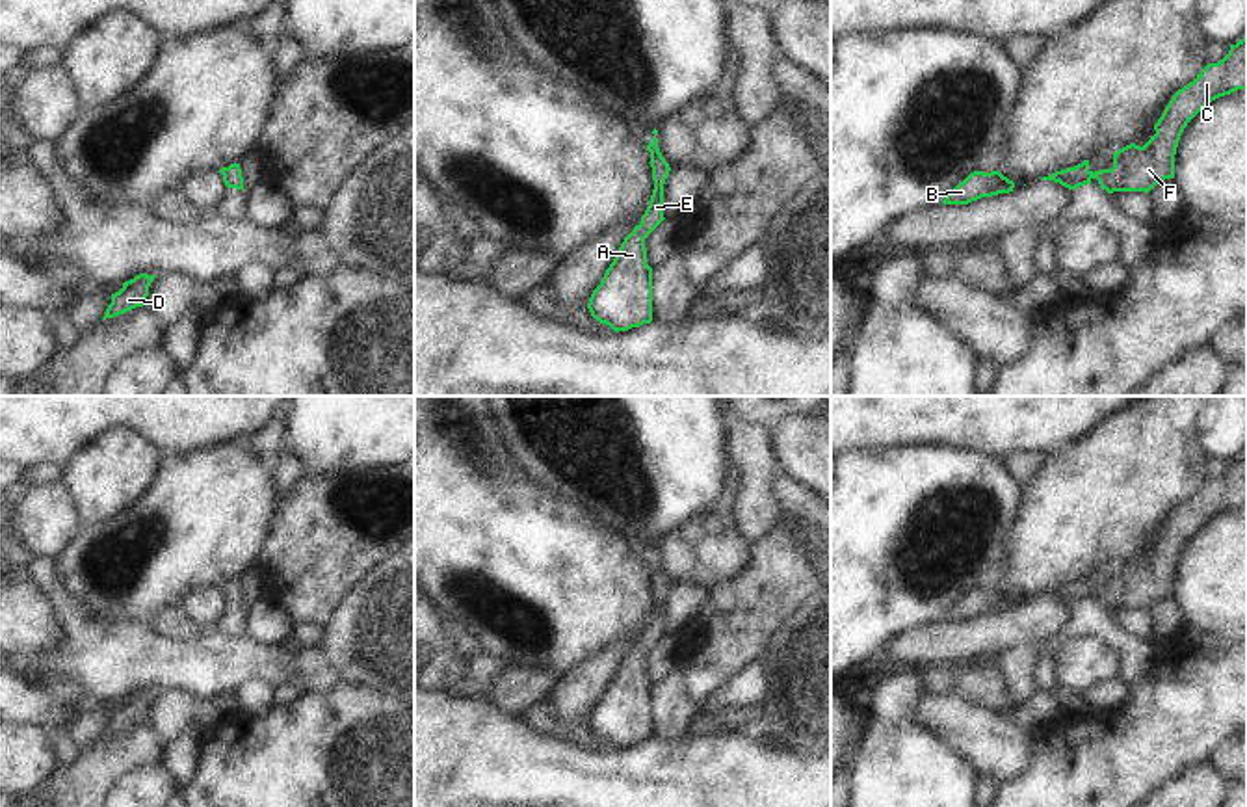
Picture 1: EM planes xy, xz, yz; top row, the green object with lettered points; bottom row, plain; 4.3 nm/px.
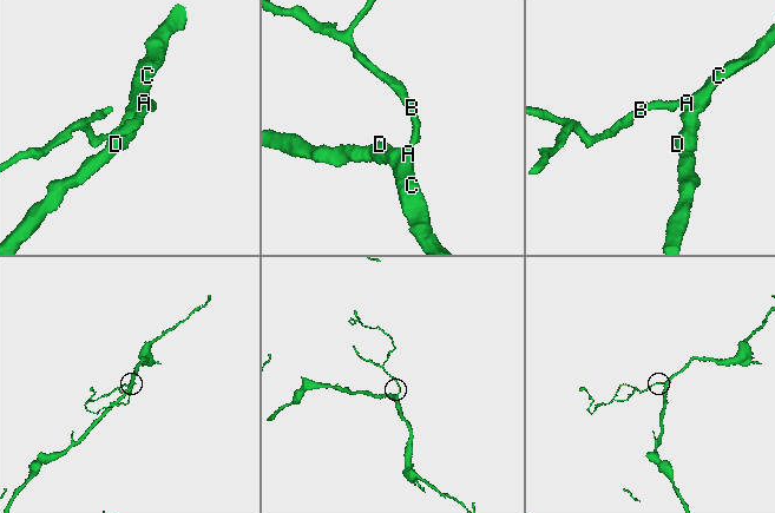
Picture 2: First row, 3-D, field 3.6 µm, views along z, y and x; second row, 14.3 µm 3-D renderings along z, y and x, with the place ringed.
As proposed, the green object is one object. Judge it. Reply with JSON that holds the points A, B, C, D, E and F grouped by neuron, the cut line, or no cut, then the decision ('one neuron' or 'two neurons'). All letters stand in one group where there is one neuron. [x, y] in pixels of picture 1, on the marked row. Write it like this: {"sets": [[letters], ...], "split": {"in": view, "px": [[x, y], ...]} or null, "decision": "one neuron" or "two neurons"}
{"sets": [["A", "B", "C", "D", "E", "F"]], "split": null, "decision": "one neuron"}

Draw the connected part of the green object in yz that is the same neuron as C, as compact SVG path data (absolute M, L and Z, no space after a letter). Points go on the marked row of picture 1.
M1247 37L1230 45L1228 54L1208 63L1193 82L1178 89L1154 125L1156 134L1143 145L1130 143L1113 152L1113 167L1091 171L1089 160L1056 171L1041 180L1054 180L1069 190L1098 180L1108 193L1149 193L1165 179L1175 179L1175 154L1188 123L1212 100L1247 89Z

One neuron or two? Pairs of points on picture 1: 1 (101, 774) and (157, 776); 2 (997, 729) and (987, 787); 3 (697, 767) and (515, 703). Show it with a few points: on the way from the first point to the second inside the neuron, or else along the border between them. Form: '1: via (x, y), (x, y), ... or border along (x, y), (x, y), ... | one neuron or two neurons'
1: border along (160, 761), (127, 768), (110, 787) | two neurons
2: border along (982, 776), (989, 776), (998, 783) | two neurons
3: border along (482, 700), (506, 714), (523, 718) | two neurons

